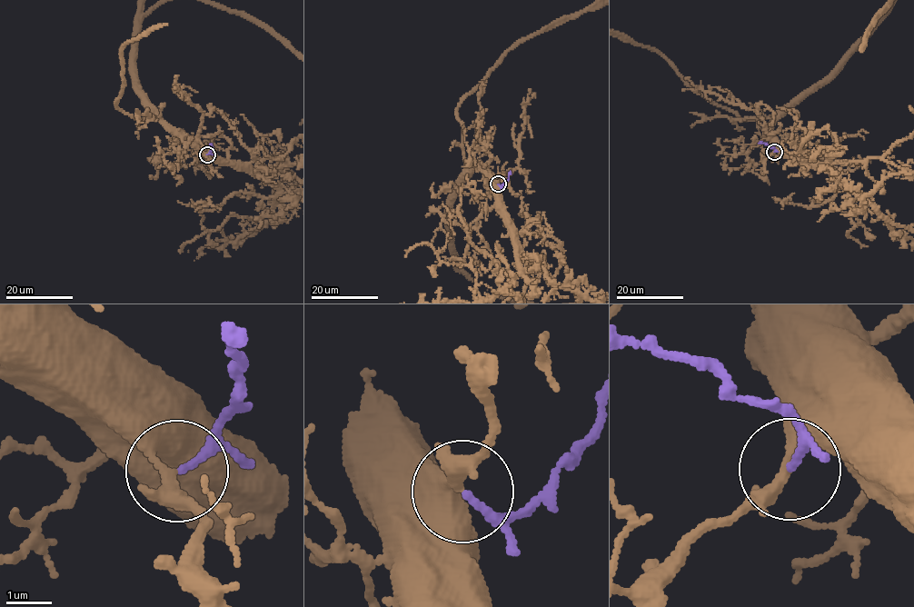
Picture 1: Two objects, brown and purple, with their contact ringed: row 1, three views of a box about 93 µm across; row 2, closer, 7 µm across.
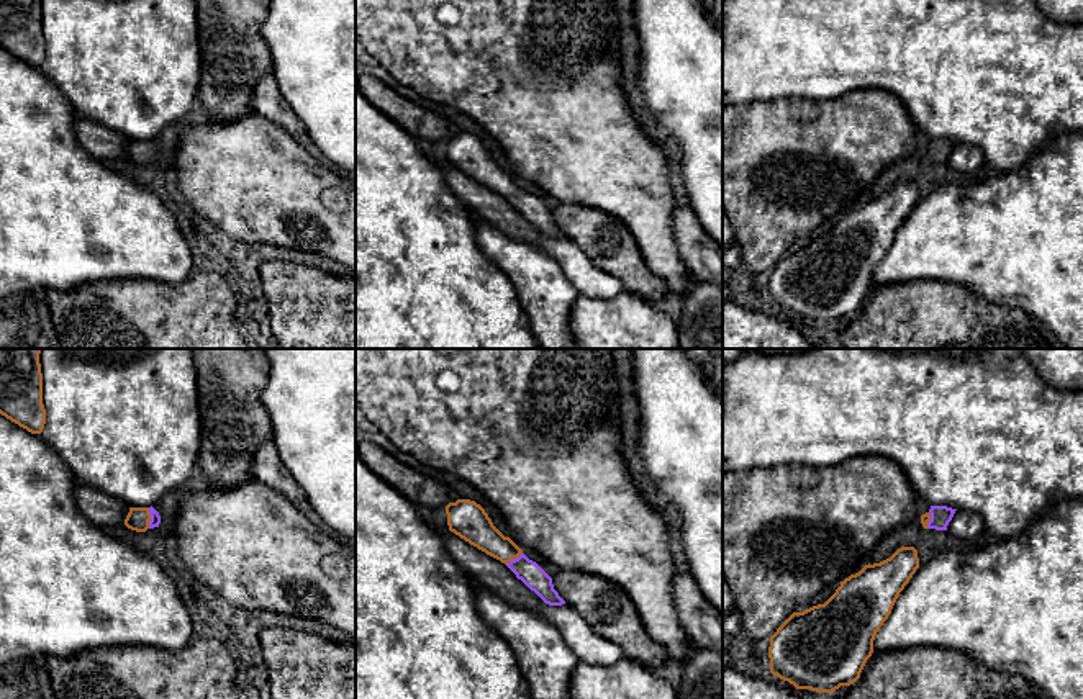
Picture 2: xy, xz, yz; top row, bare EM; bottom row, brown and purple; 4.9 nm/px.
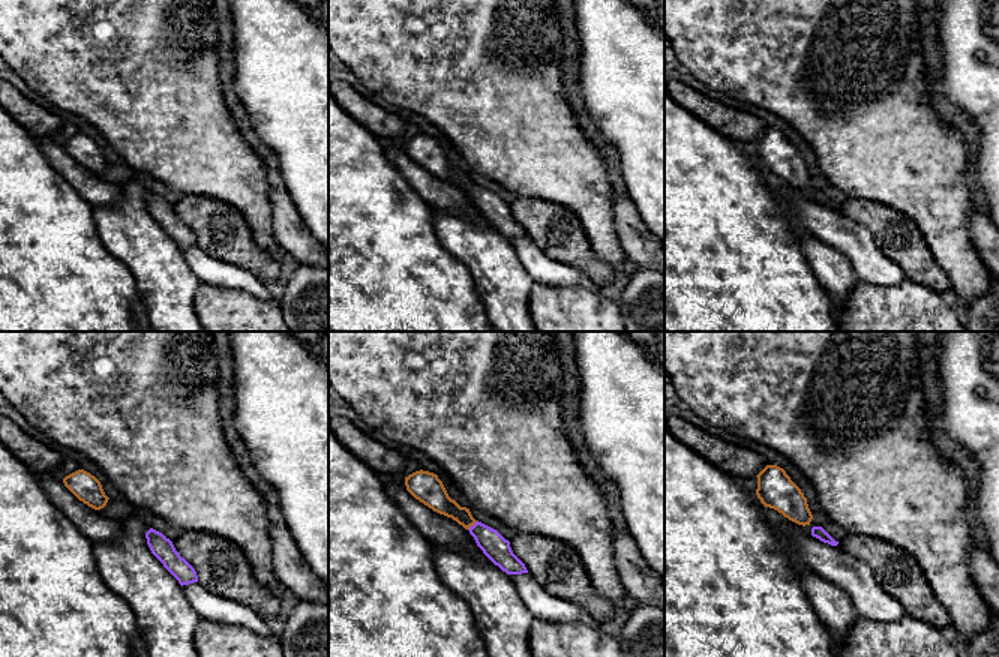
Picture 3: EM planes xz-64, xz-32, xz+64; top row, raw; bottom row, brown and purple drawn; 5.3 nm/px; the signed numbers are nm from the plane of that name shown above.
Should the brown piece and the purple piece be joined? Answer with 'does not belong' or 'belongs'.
belongs

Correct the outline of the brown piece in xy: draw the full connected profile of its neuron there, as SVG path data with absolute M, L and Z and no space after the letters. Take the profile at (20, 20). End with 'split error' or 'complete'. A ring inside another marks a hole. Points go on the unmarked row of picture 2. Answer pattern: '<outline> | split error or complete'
M0 0L0 47L31 67L43 65L41 0Z | complete

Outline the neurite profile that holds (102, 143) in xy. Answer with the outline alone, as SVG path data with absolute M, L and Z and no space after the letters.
M77 118L74 131L84 151L102 162L125 157L129 146L123 134L87 118Z

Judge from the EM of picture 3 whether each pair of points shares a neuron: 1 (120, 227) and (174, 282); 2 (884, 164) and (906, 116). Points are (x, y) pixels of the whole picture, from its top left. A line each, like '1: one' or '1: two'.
1: one
2: one

